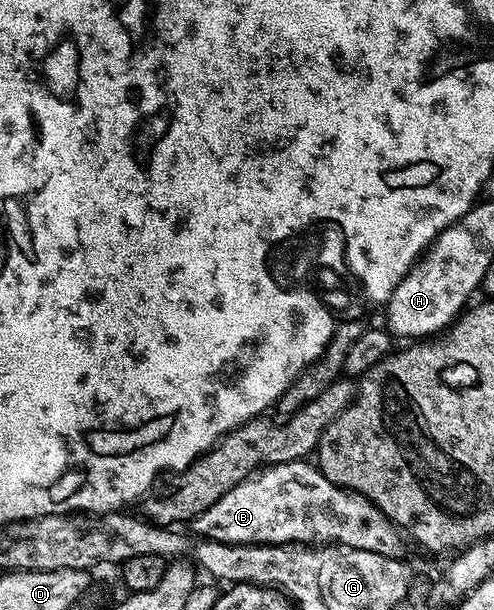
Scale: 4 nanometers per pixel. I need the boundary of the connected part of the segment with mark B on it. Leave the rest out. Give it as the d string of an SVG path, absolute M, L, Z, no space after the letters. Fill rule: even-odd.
M309 460L267 465L244 478L232 491L220 495L208 511L196 515L188 523L195 538L223 541L229 545L289 545L291 543L333 543L356 547L360 551L376 551L389 557L401 554L403 534L364 495L342 489L319 471Z

